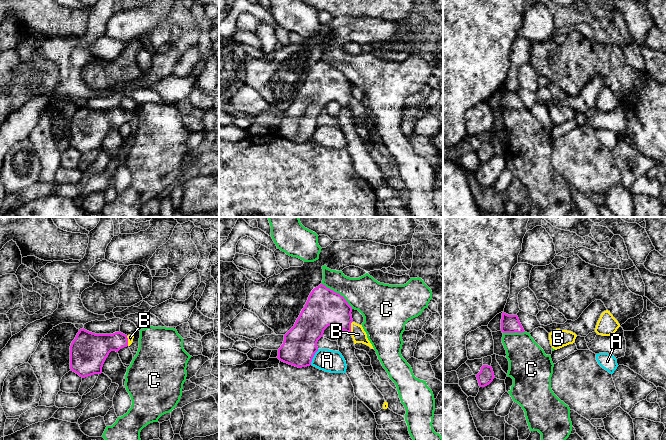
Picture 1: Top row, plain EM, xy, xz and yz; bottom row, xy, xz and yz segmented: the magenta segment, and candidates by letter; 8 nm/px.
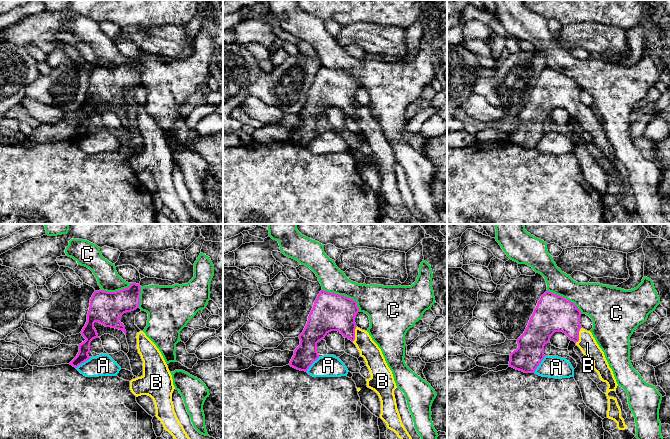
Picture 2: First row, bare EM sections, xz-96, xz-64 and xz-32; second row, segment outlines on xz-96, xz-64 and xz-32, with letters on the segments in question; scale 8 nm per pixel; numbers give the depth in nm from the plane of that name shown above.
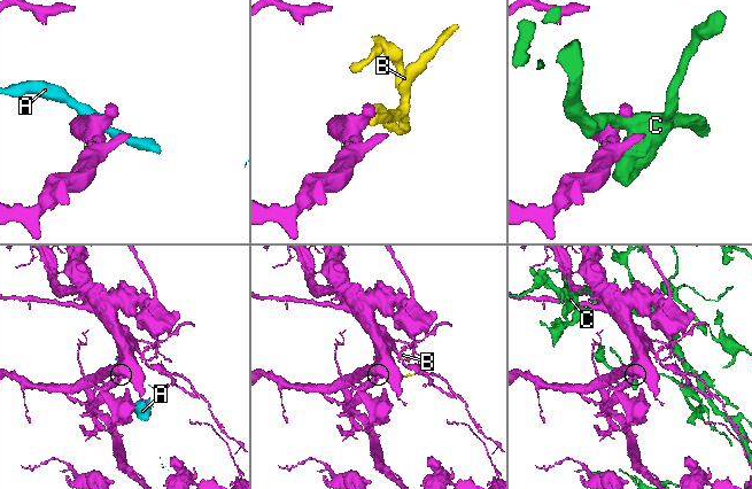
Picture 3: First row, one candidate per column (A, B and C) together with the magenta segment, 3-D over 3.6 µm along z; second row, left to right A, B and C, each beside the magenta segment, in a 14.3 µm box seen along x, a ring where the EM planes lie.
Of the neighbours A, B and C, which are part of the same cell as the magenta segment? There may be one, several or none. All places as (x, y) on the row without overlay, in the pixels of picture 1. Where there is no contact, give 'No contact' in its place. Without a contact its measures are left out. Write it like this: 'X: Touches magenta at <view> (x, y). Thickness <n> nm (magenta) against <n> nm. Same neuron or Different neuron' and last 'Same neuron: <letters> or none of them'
A: Touches magenta at xz (313, 132). Thickness 280 nm (magenta) against 180 nm. Different neuron
B: Touches magenta at xz (350, 103). Thickness 280 nm (magenta) against 120 nm. Same neuron
C: Touches magenta at xz (338, 69). Thickness 300 nm (magenta) against 280 nm. Different neuron
Same neuron: B

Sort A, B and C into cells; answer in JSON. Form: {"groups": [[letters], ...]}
{"groups": [["A"], ["B"], ["C"]]}

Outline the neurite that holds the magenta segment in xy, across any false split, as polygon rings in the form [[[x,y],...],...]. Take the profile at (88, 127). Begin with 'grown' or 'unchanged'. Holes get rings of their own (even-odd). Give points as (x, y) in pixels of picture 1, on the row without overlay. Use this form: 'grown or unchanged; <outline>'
grown; [[[80,105],[70,122],[70,145],[85,154],[94,150],[101,150],[103,140],[111,127],[130,122],[134,111],[95,110]]]

